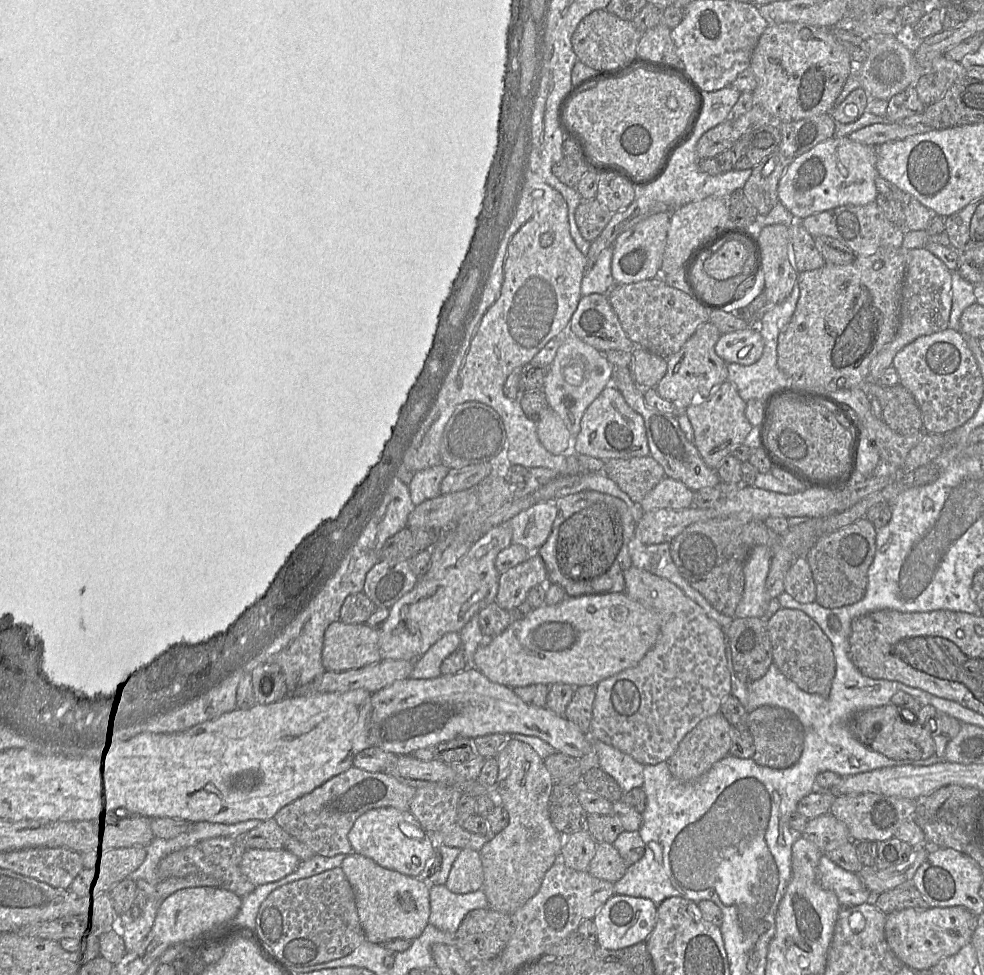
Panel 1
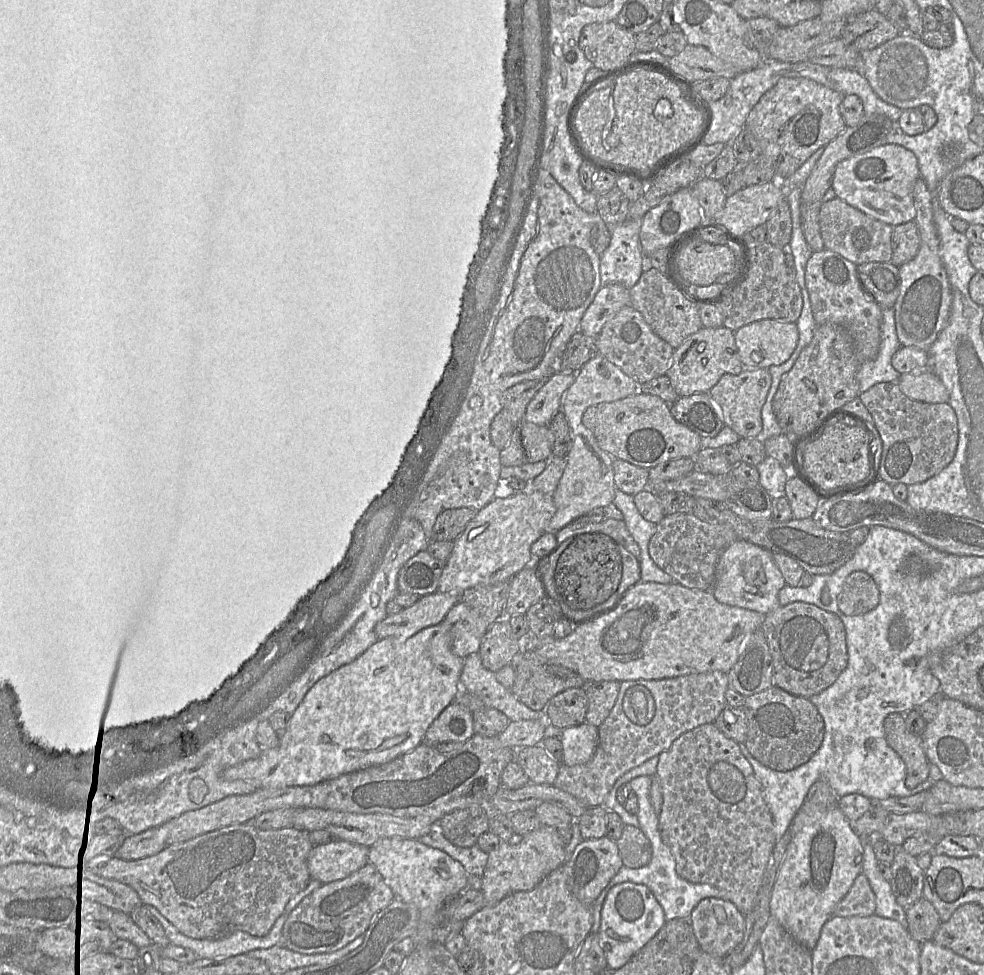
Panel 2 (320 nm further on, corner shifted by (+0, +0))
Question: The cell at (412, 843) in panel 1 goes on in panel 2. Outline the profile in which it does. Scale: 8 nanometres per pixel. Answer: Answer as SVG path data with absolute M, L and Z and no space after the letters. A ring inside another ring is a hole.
M383 838L369 847L368 862L376 867L395 897L418 908L418 926L410 936L414 949L433 941L434 929L444 923L442 906L452 905L457 896L468 889L468 874L463 865L442 850L427 846L418 839Z

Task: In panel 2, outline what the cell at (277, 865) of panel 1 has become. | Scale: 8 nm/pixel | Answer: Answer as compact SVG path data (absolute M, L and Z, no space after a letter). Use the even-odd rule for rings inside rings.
M334 839L314 845L307 865L311 879L323 884L341 880L368 863L369 847Z

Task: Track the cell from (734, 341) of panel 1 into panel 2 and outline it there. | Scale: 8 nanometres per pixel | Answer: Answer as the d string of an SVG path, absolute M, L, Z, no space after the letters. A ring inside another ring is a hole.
M763 319L734 332L739 358L748 370L786 362L795 351L799 331L796 322Z

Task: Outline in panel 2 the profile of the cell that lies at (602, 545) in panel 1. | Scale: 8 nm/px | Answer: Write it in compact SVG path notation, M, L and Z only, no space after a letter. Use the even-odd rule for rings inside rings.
M597 514L580 516L556 532L557 551L549 558L544 570L543 578L546 588L546 596L554 600L558 605L565 603L573 609L587 610L590 608L594 615L574 619L567 616L573 622L591 622L597 616L610 611L620 601L624 593L633 585L640 582L641 554L638 544L635 542L623 520L616 520Z

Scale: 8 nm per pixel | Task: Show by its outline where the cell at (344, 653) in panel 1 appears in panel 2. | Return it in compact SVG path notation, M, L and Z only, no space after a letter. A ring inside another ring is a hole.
M442 593L422 596L418 602L396 614L388 614L375 626L378 639L406 639L430 626L441 624L447 613L460 601L459 593Z

